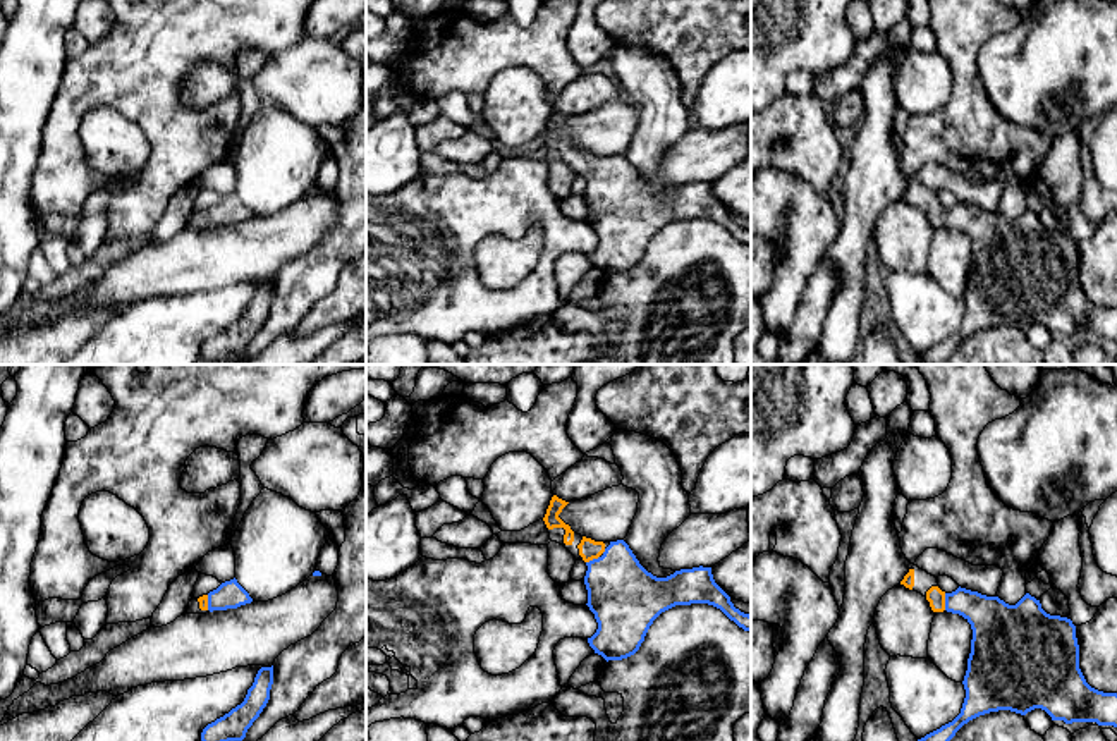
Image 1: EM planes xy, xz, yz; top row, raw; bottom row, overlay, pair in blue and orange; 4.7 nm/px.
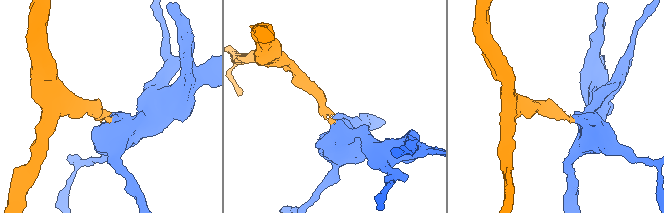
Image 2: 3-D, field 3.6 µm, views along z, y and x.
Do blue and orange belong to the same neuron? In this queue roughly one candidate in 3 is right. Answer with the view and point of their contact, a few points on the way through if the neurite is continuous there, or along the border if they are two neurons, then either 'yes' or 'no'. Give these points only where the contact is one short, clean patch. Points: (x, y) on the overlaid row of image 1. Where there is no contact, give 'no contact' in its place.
yz (946, 602) | across yz (994, 623), (970, 604), (946, 602), (933, 595) | yes

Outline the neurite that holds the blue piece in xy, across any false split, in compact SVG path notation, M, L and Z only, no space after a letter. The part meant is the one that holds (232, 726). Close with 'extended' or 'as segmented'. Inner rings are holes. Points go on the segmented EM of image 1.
M273 665L261 667L253 686L241 705L232 708L223 717L208 724L201 732L201 741L242 741L247 729L259 717L270 700L273 684Z | as segmented

